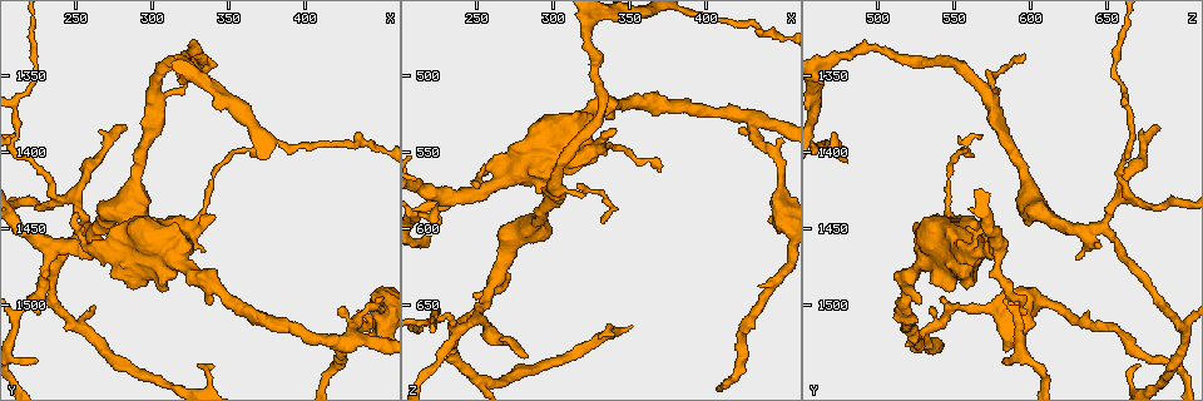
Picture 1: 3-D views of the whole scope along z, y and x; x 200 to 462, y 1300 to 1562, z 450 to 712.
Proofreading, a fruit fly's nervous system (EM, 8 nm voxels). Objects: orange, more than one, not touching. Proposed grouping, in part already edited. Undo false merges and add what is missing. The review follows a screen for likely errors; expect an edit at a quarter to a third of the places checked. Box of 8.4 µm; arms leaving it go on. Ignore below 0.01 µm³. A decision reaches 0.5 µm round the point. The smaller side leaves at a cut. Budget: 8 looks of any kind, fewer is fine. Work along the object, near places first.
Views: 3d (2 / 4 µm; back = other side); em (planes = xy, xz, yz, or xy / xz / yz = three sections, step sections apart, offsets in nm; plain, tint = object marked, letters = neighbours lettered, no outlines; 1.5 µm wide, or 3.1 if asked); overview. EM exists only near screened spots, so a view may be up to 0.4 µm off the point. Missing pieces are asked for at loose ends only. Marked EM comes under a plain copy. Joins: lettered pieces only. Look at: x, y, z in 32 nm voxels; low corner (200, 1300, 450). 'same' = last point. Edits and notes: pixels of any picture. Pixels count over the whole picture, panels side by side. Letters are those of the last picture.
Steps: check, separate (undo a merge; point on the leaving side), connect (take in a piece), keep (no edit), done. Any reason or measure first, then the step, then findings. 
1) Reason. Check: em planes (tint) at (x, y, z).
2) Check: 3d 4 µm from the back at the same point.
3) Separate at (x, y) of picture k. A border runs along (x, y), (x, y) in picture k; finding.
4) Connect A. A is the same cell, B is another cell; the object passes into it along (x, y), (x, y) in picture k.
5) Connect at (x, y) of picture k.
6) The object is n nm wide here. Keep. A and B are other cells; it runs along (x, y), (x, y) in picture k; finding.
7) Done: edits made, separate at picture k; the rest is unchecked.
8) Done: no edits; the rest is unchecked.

Three-way junction. Check: 3d 4 µm at (428, 1522, 526).

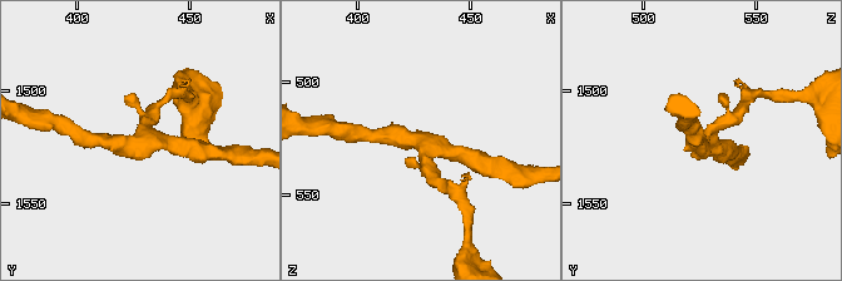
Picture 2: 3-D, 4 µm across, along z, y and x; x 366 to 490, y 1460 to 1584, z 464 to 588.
Check: em xy step 4 (tint) at (429, 1521, 526).

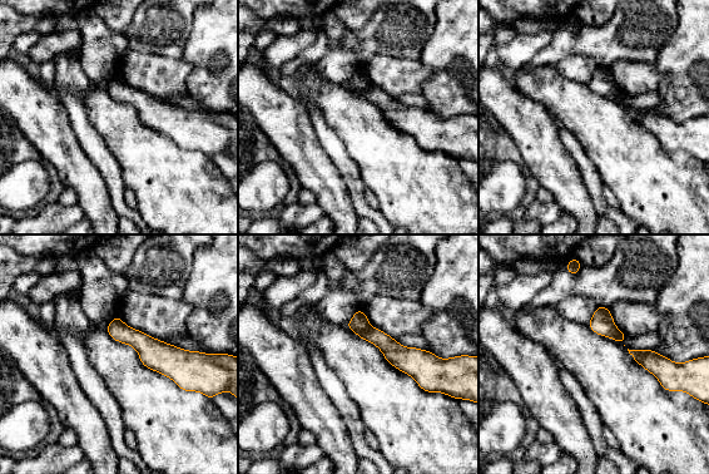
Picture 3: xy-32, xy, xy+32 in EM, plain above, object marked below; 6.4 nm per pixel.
Check: em planes (letters) at the same point.

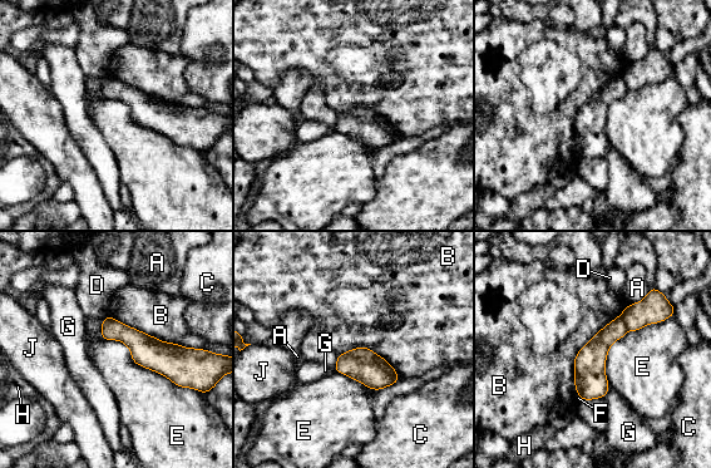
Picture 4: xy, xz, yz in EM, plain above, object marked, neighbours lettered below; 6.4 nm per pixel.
The longest contact is with E, 650 nm. Separate at (653, 309) of picture 4. A, B, C, D, E, F, G, H and J are other cells; a border runs along (621, 315), (628, 329) in picture 4; two cells meet here.

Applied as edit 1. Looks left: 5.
Check: overview.

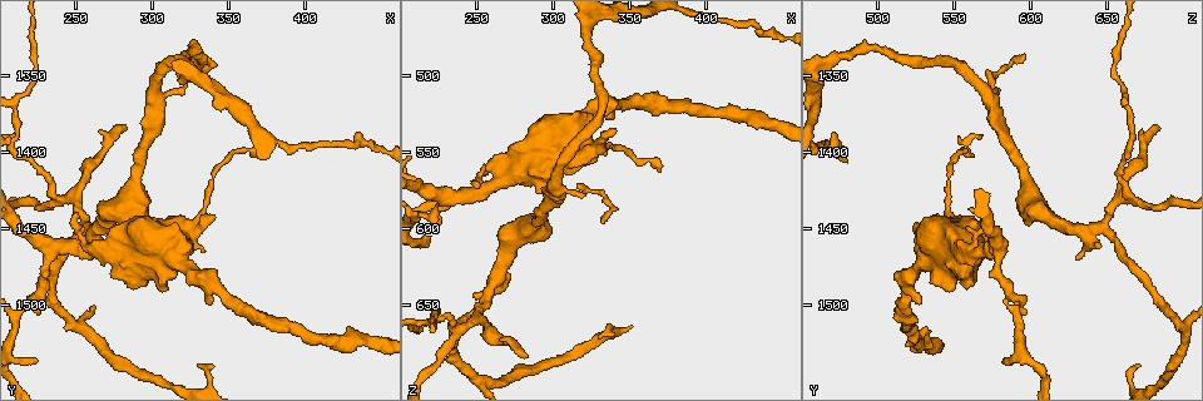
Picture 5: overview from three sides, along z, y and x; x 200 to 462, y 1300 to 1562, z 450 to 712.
Sudden change in width. Check: em 3.1 µm planes (tint) at (332, 1444, 546).

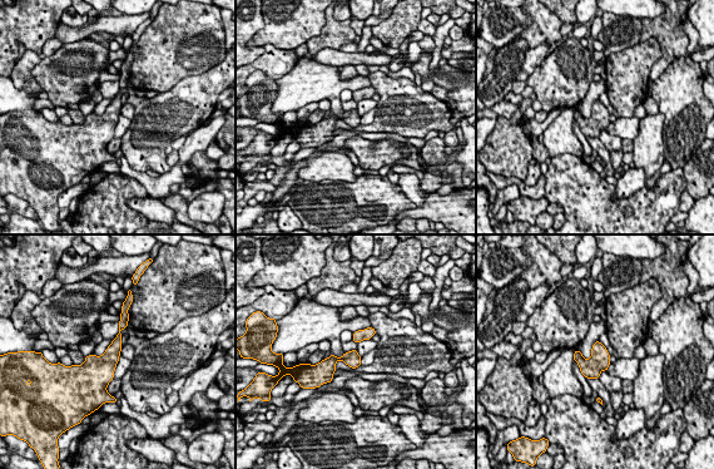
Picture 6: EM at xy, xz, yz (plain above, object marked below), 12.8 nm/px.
See the neighbours. Check: em 3.1 µm planes (letters) at the same point.

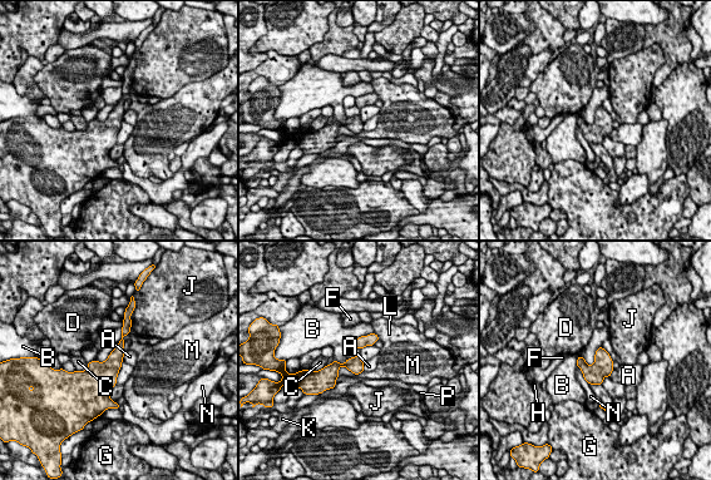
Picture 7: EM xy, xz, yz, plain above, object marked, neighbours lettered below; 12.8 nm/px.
Keep. A, B, C, D, F, G, H, J, K, L, M, N and P are other cells; one cell here.

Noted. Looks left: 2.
An open end. Check: 3d 4 µm at (224, 1536, 582).

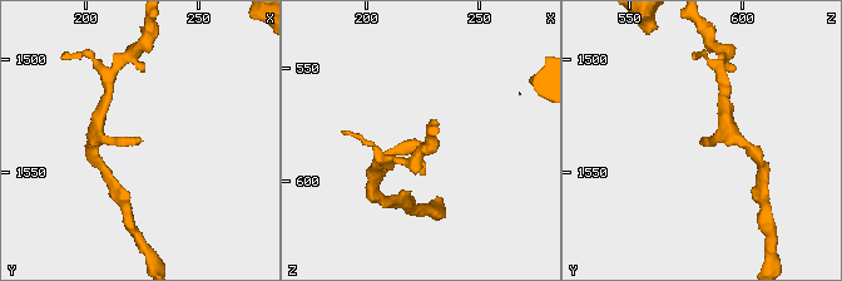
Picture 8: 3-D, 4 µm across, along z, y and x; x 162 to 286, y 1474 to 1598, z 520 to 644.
Check: em planes (letters) at (225, 1537, 582).

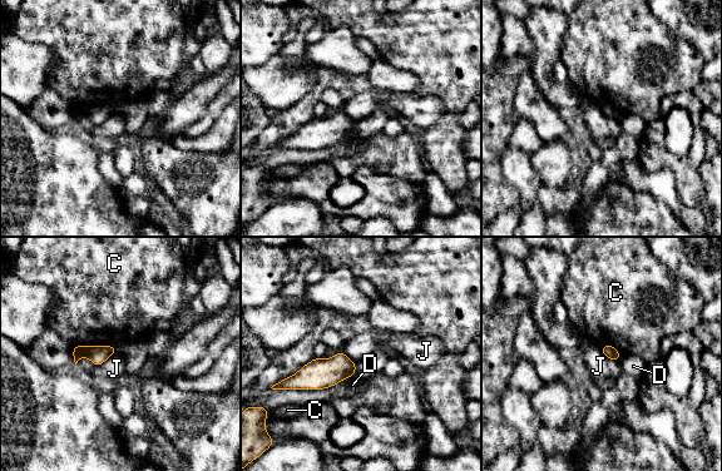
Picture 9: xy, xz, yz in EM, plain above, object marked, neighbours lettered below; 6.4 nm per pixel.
Keep. C, D and J are other cells; a border runs along (115, 351), (100, 365) in picture 9; none of them fits.

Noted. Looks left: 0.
Done: edits made, separate at picture 4; the rest is unchecked.

